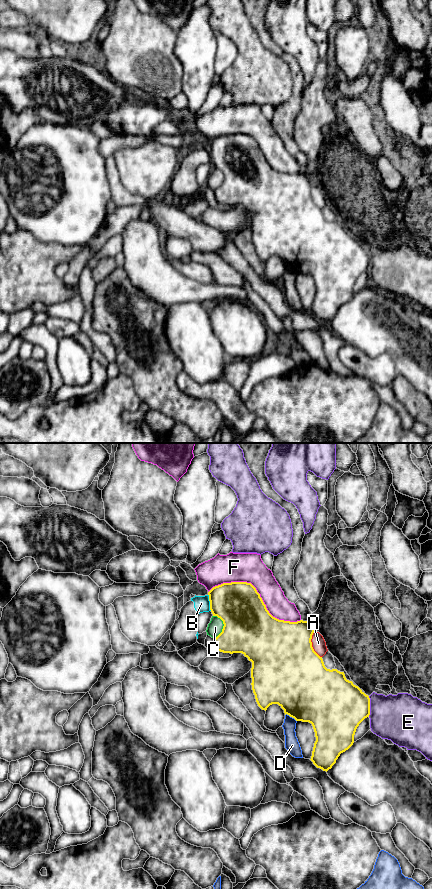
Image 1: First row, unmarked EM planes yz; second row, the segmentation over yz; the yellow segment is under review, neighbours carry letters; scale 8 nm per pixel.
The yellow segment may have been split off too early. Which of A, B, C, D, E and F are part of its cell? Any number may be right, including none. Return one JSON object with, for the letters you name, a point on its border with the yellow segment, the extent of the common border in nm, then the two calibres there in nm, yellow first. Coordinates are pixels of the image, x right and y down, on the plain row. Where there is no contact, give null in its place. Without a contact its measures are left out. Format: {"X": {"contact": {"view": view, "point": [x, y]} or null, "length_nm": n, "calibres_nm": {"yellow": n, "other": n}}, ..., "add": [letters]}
{"add": []}

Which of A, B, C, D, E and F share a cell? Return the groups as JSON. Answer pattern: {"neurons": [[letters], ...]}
{"neurons": [["A"], ["B", "C"], ["D"], ["E"], ["F"]]}

